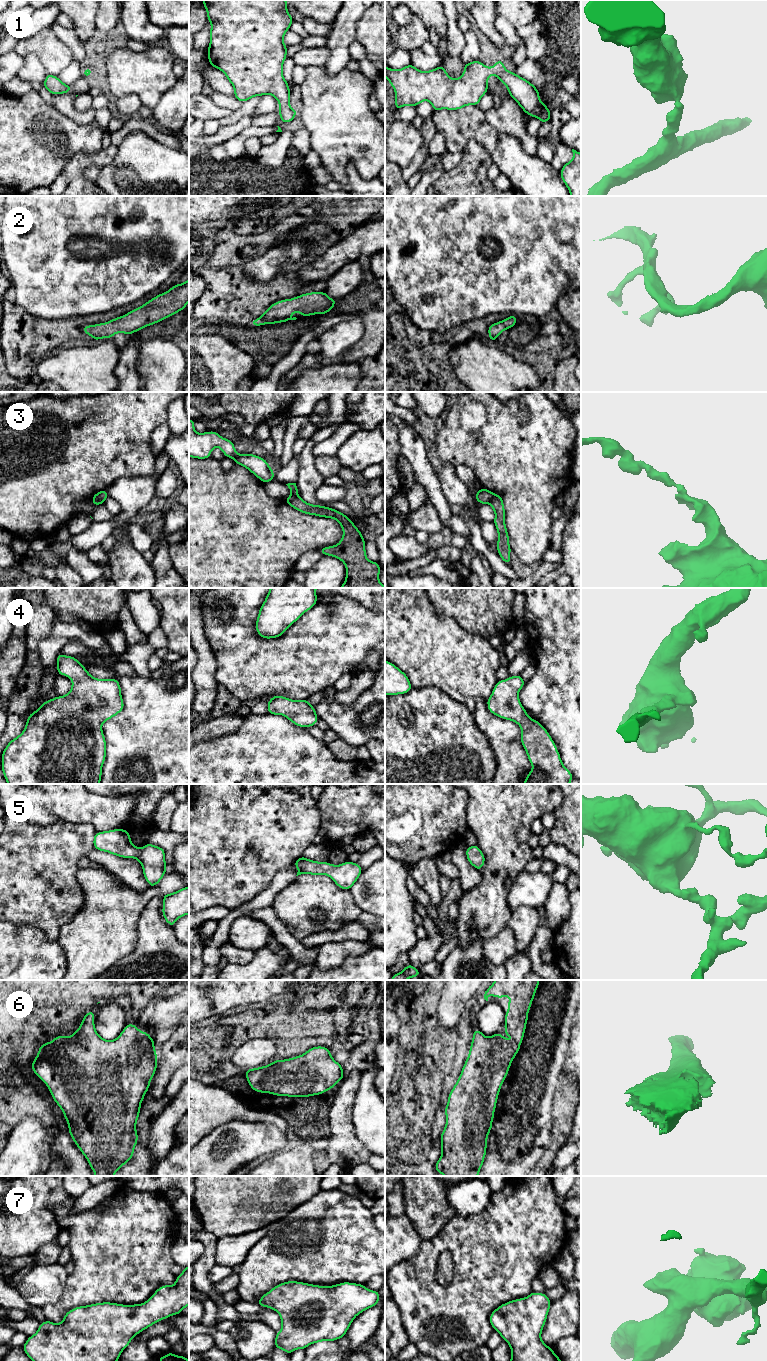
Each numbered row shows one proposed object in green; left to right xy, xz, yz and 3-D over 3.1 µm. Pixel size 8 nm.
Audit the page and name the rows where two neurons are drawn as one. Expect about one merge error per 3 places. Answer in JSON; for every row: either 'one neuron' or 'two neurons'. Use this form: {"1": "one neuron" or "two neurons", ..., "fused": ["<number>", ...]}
{"1": "one neuron", "2": "one neuron", "3": "two neurons", "4": "one neuron", "5": "one neuron", "6": "one neuron", "7": "one neuron", "fused": ["3"]}

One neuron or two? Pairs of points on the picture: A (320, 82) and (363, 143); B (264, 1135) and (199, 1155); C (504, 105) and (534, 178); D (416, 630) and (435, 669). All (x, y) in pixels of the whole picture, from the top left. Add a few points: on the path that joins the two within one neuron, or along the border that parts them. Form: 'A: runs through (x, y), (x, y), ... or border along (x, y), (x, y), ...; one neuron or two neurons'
A: runs through (325, 97), (339, 119), (348, 128); one neuron
B: runs through (248, 1140), (243, 1141), (227, 1156), (215, 1156); one neuron
C: border along (496, 129), (512, 134), (526, 152), (534, 155); two neurons
D: runs through (419, 640), (435, 656), (435, 659); one neuron

